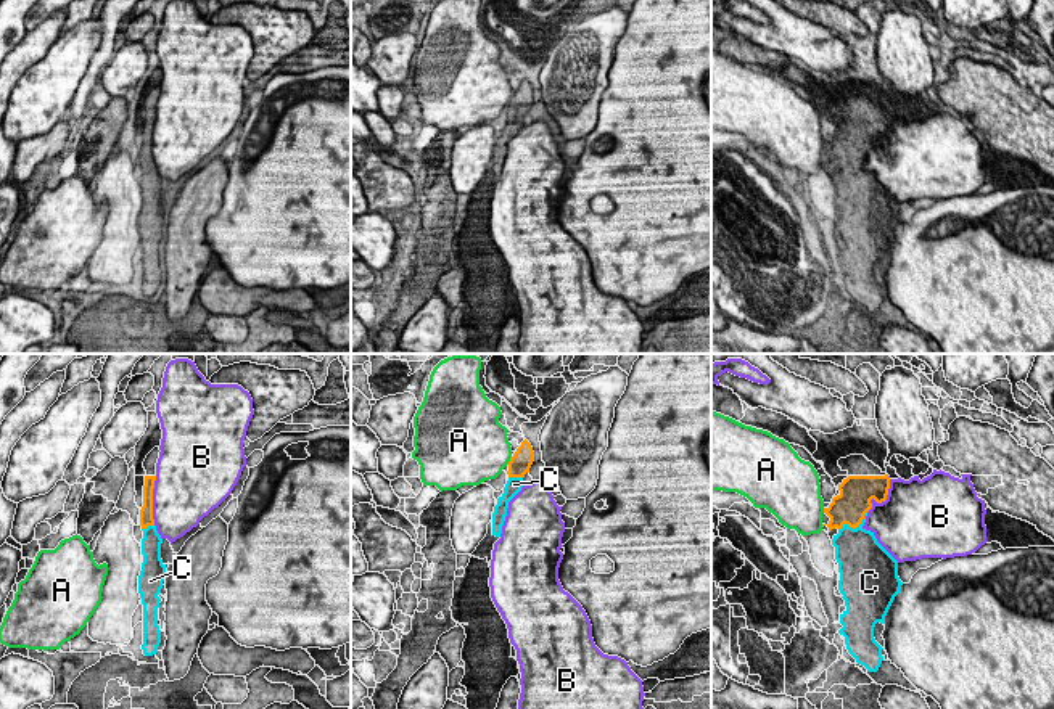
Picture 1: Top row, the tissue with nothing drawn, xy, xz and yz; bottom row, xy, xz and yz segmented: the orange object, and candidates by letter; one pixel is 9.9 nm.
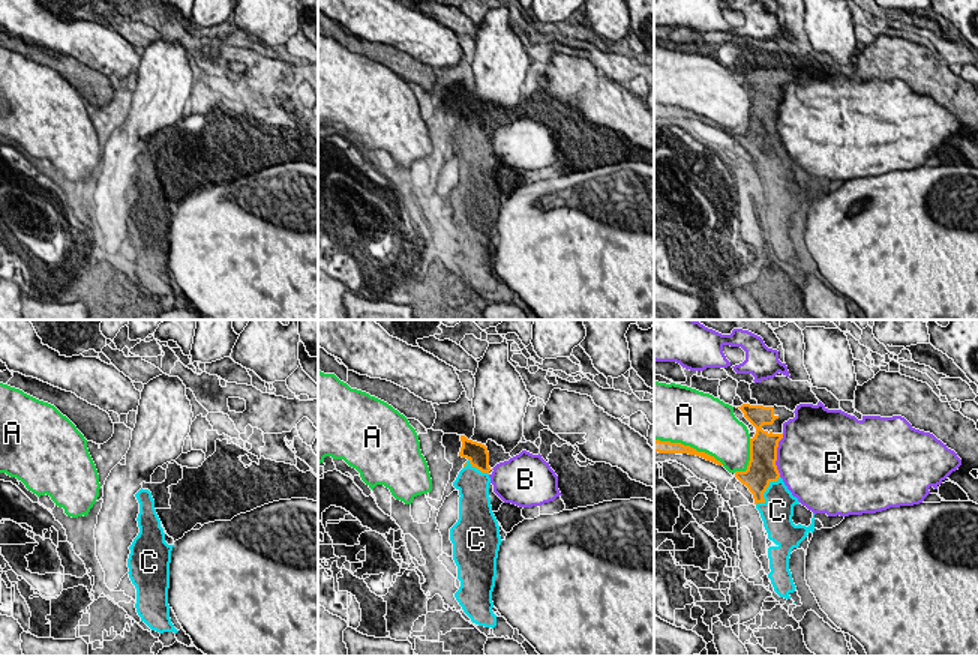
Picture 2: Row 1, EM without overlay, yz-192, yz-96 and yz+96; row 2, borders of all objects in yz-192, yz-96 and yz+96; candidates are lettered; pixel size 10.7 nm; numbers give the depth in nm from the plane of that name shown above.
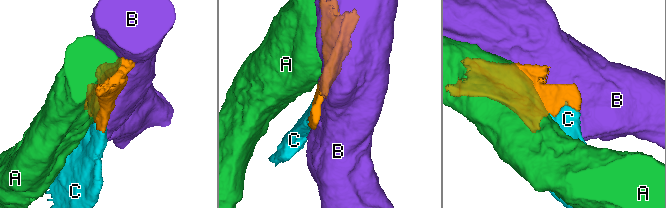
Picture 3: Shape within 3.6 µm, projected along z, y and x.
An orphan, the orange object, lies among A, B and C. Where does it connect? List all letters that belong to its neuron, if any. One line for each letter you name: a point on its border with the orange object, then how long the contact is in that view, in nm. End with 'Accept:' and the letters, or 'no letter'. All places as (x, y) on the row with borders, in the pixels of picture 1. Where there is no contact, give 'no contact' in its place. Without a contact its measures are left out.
C: meets orange in yz at (855, 528); contact 340 nm long
Accept: C

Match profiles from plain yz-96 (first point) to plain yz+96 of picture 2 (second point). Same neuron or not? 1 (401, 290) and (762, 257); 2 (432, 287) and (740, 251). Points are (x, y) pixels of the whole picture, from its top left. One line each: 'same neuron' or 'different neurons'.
1: same neuron
2: same neuron

